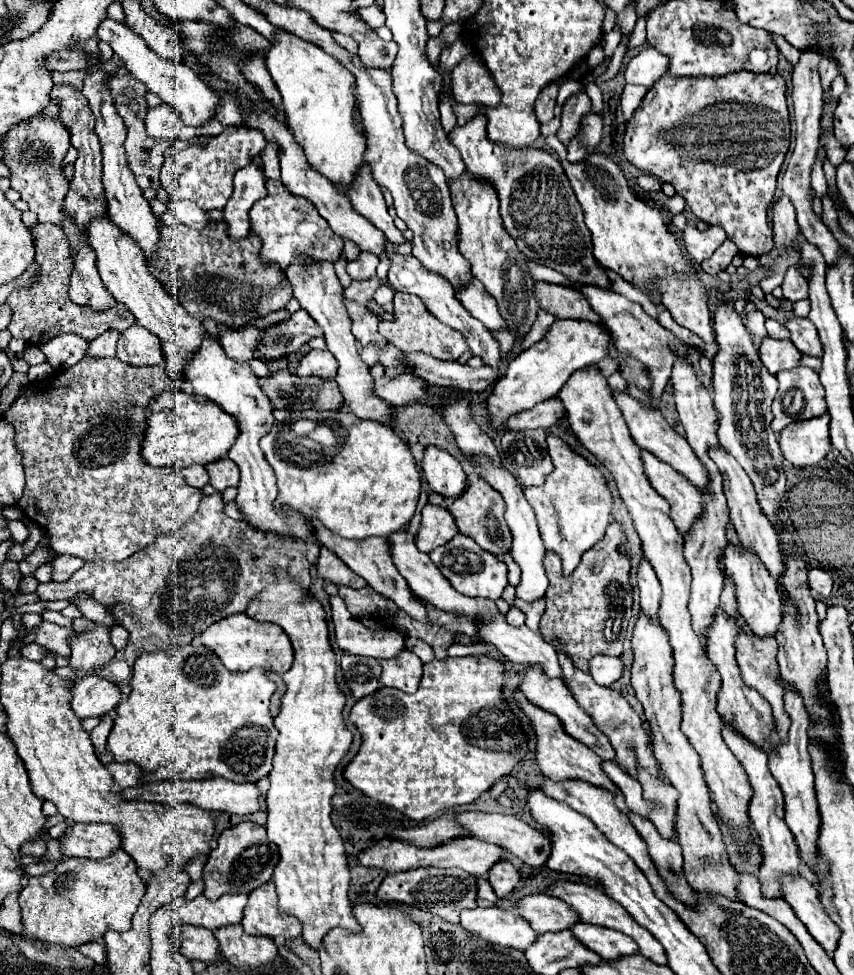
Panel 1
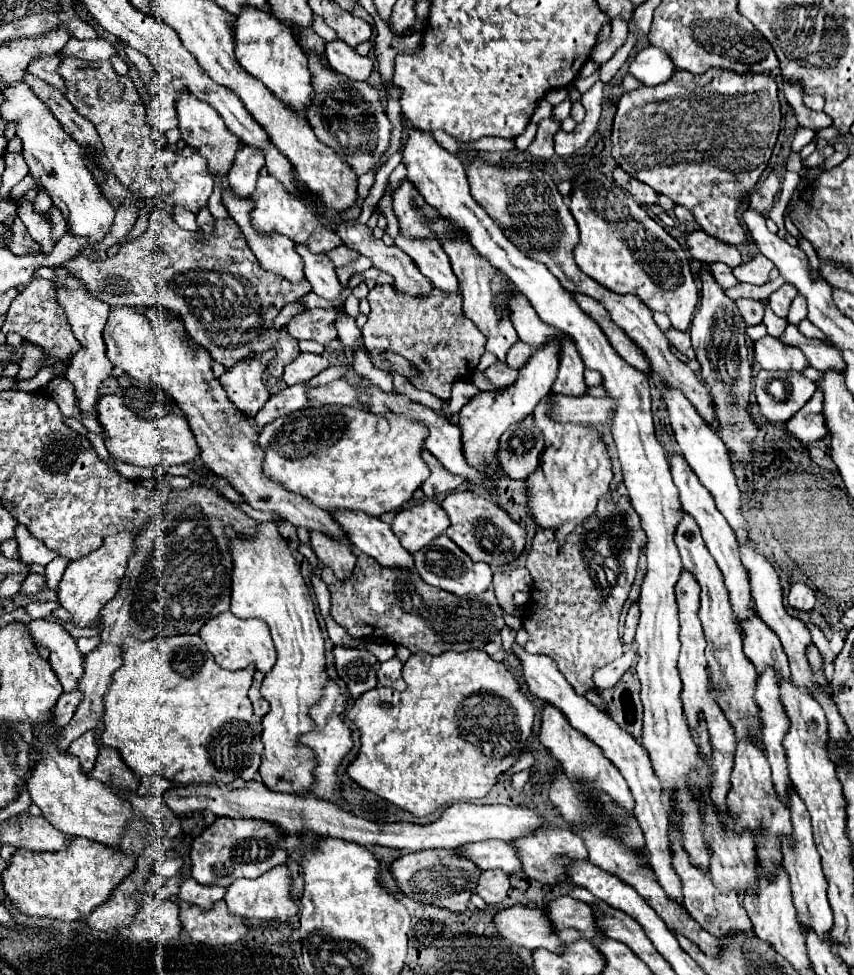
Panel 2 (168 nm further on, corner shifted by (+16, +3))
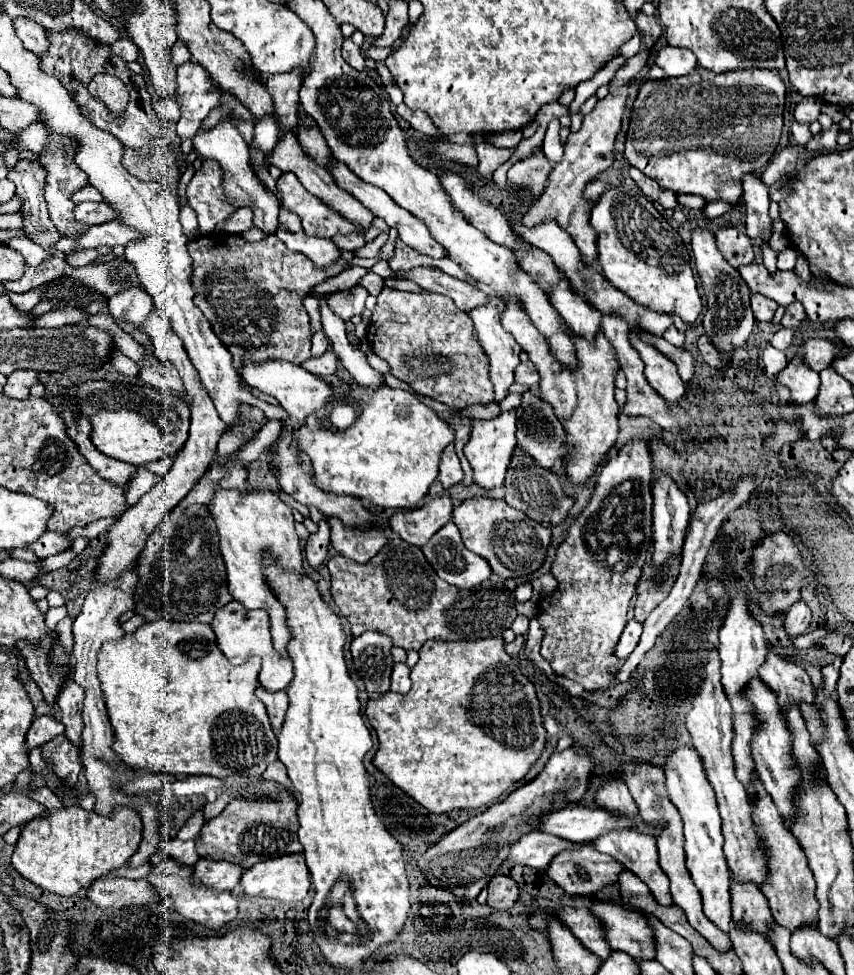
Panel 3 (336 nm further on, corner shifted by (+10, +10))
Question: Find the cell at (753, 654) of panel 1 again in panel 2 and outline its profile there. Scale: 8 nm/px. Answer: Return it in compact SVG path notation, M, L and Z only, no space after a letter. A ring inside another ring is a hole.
M764 669L762 673L758 673L756 687L754 687L754 701L760 709L758 719L762 723L764 751L772 767L772 781L776 781L776 791L784 801L784 789L788 787L790 777L784 761L782 739L784 739L784 733L788 731L788 721L784 721L784 709L780 709L778 685L772 669Z

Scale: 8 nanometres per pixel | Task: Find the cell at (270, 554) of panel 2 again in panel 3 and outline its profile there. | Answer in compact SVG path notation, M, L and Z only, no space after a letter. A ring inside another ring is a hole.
M216 486L214 496L208 502L208 512L216 522L216 532L220 536L220 554L226 564L226 578L228 578L228 592L236 602L240 602L244 608L262 608L270 614L272 622L272 636L274 636L274 648L288 656L286 644L290 642L284 606L274 598L270 592L270 586L262 578L262 552L268 548L278 556L278 564L290 570L302 572L302 554L300 554L300 542L298 534L294 530L294 518L292 508L284 504L276 492L268 488L254 488L252 492L246 490L244 494L238 488L226 490Z

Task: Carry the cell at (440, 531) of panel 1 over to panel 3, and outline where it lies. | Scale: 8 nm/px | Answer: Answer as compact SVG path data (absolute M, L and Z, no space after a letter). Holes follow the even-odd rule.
M438 496L414 510L396 512L390 520L390 528L412 546L424 546L446 522L452 518L452 500Z

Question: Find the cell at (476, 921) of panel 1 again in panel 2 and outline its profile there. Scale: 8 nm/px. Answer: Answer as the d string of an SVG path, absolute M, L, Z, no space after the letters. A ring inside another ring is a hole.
M514 905L508 909L500 909L492 917L498 933L524 947L524 949L550 949L562 951L564 943L558 937L552 937L552 929L548 929L548 921L544 921L542 909L528 909L526 905Z

